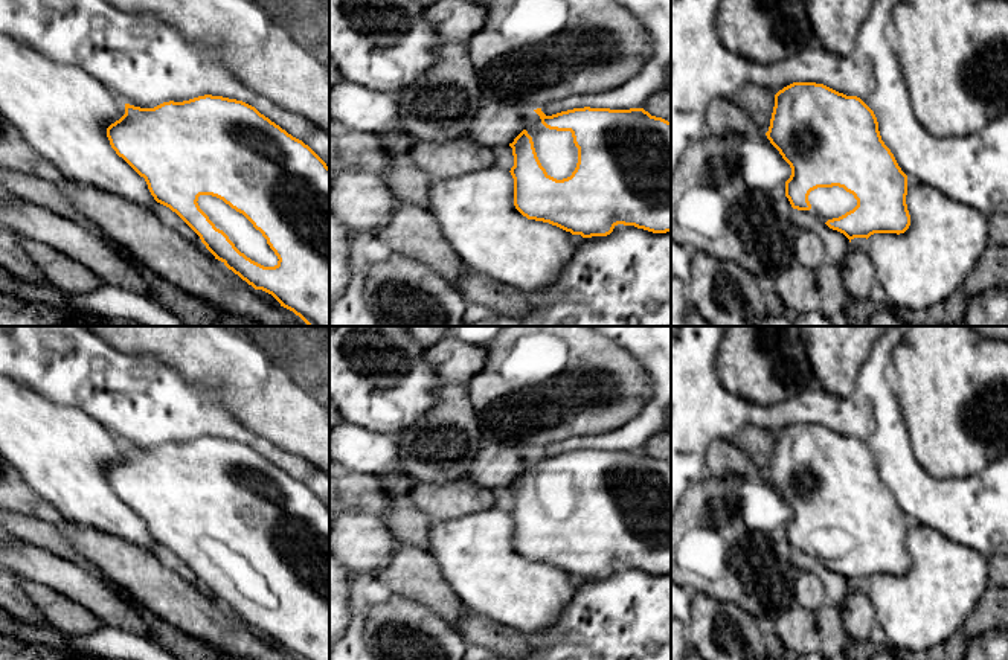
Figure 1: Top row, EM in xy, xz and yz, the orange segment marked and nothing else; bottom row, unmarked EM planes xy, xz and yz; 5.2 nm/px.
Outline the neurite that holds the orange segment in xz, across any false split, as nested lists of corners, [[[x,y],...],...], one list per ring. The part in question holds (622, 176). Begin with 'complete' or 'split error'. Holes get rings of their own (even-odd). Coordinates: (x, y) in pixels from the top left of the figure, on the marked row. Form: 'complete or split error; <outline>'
split error; [[[573,108],[546,116],[529,110],[525,130],[509,143],[514,155],[514,206],[528,219],[549,223],[583,238],[607,236],[618,224],[671,232],[671,122],[644,108]]]

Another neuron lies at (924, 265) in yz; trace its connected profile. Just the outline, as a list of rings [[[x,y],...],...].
[[[907,184],[910,226],[904,233],[874,233],[868,255],[888,306],[921,311],[962,290],[988,241],[988,218],[938,189]]]

